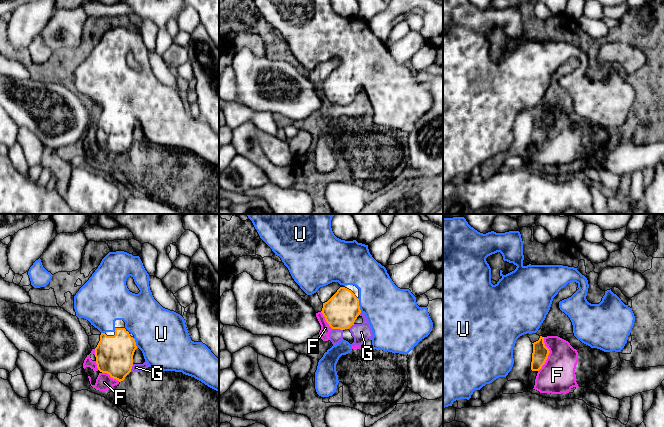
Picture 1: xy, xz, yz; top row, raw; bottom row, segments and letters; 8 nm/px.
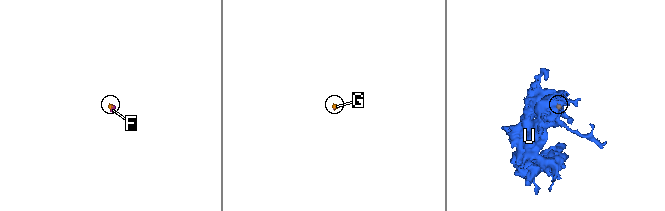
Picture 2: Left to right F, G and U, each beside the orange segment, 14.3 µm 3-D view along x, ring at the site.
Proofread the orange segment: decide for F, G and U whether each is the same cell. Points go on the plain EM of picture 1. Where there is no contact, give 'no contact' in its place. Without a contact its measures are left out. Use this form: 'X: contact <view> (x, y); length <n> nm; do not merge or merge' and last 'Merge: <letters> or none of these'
F: contact yz (548, 130); length 280 nm; do not merge
G: contact xz (337, 104); length 90 nm; do not merge
U: contact xz (358, 81); length 120 nm; merge
Merge: U

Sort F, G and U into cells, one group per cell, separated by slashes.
F G / U

